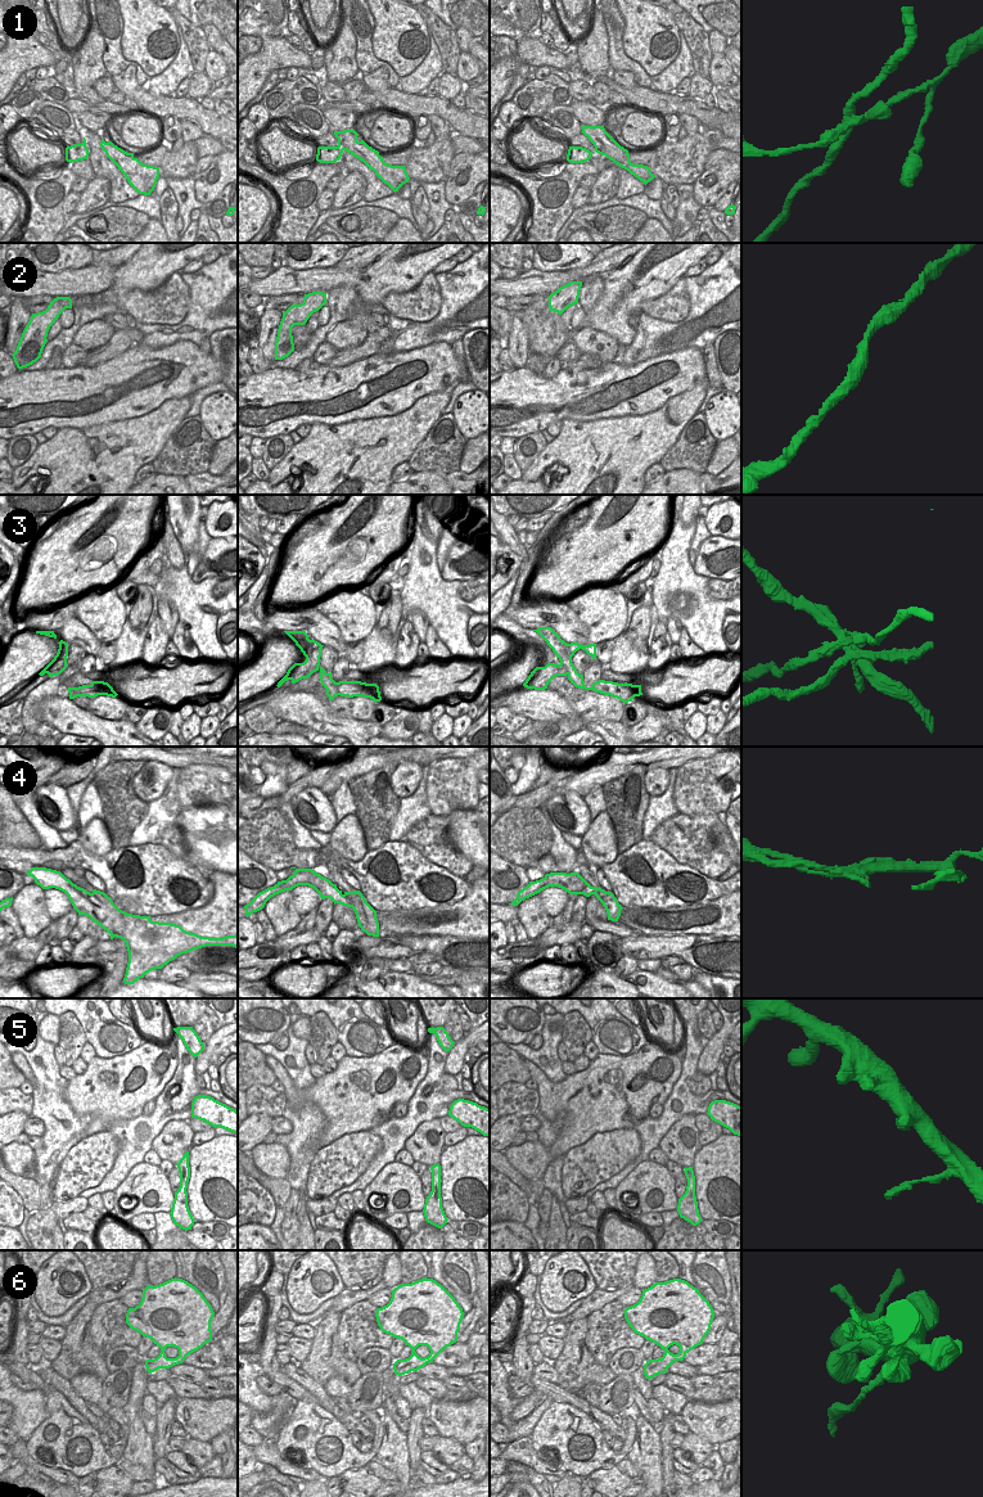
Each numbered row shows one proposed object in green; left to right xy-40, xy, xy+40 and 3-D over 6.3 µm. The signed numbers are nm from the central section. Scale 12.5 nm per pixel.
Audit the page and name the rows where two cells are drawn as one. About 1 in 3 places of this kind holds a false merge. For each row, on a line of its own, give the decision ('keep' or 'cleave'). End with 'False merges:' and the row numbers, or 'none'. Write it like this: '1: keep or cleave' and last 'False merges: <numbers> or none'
1: cleave
2: keep
3: cleave
4: cleave
5: keep
6: cleave
False merges: 1, 3, 4, 6

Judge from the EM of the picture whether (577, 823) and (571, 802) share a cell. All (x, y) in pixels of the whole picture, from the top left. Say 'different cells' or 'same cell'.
same cell

